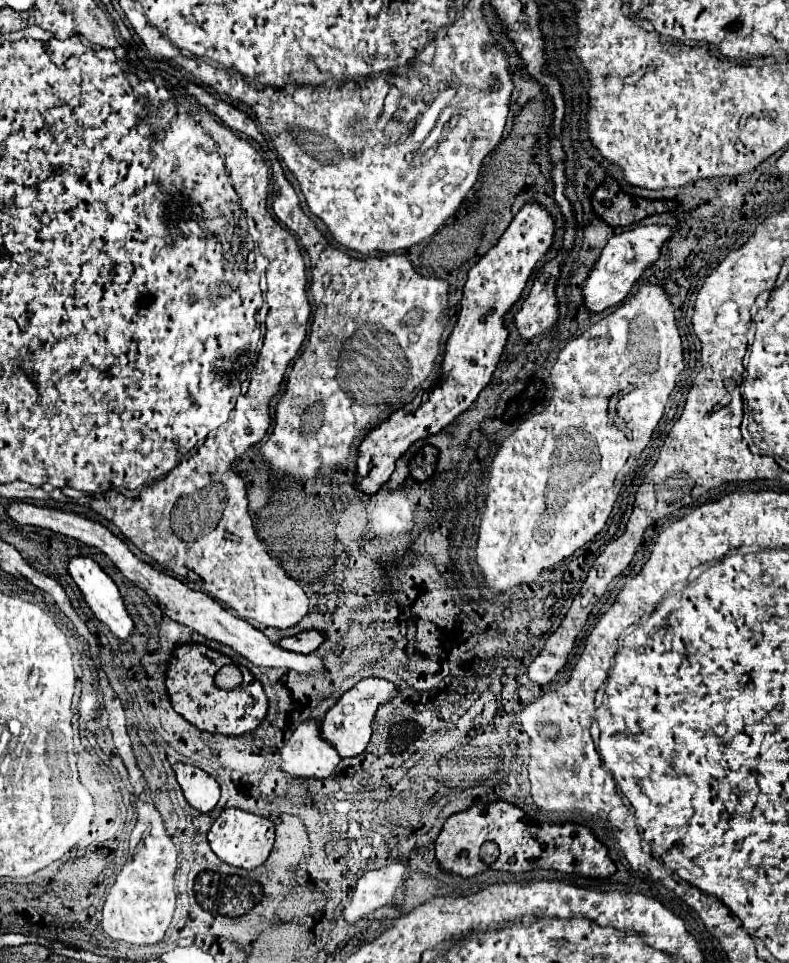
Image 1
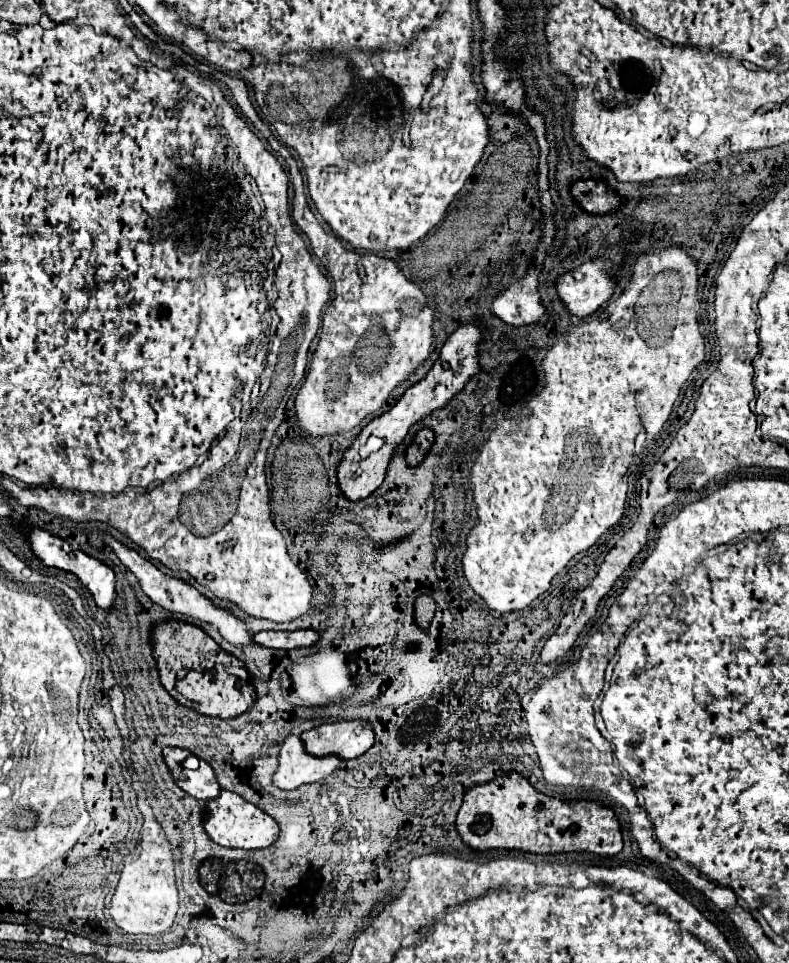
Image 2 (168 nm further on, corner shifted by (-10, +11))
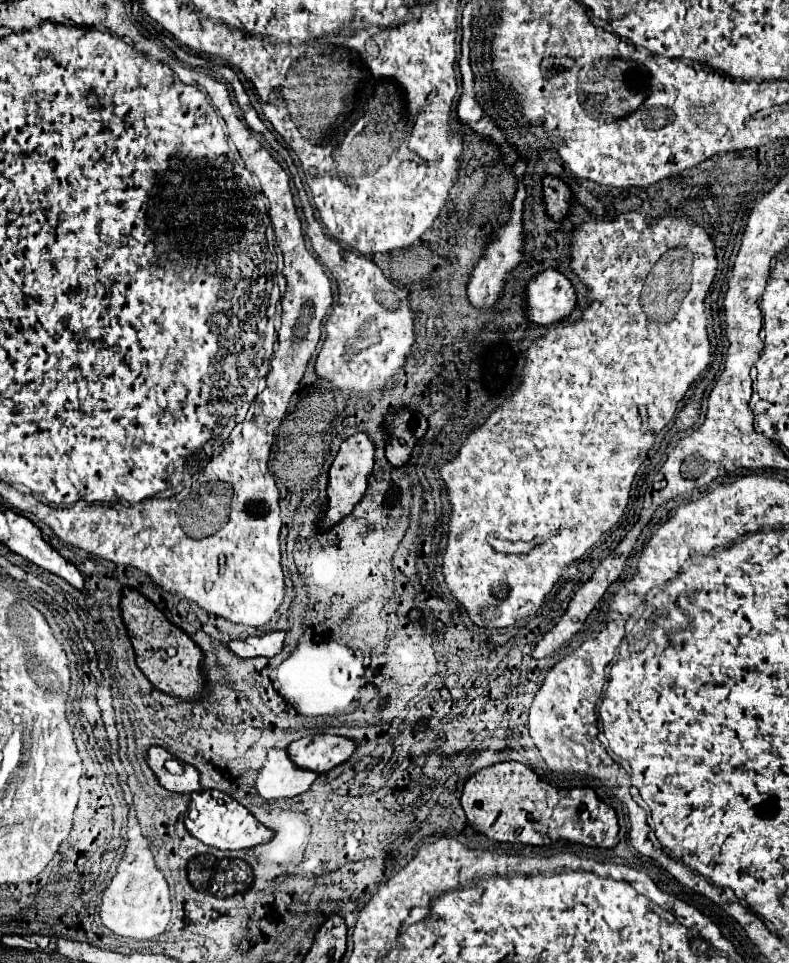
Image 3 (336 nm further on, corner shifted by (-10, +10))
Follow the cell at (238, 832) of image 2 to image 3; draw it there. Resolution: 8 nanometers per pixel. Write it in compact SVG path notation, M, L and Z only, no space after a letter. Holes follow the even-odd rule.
M214 789L192 793L188 811L184 815L184 825L192 837L196 837L204 845L210 845L216 849L246 849L246 847L266 843L274 835L270 829L266 829L262 823L258 823L250 815L250 811L246 807L242 807L236 799L232 799L230 795L226 795L222 791L214 791Z

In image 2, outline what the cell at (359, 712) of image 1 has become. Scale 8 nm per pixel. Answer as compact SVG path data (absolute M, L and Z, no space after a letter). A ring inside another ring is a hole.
M338 720L302 734L306 750L314 756L338 754L346 760L358 758L374 744L374 730L368 720Z

